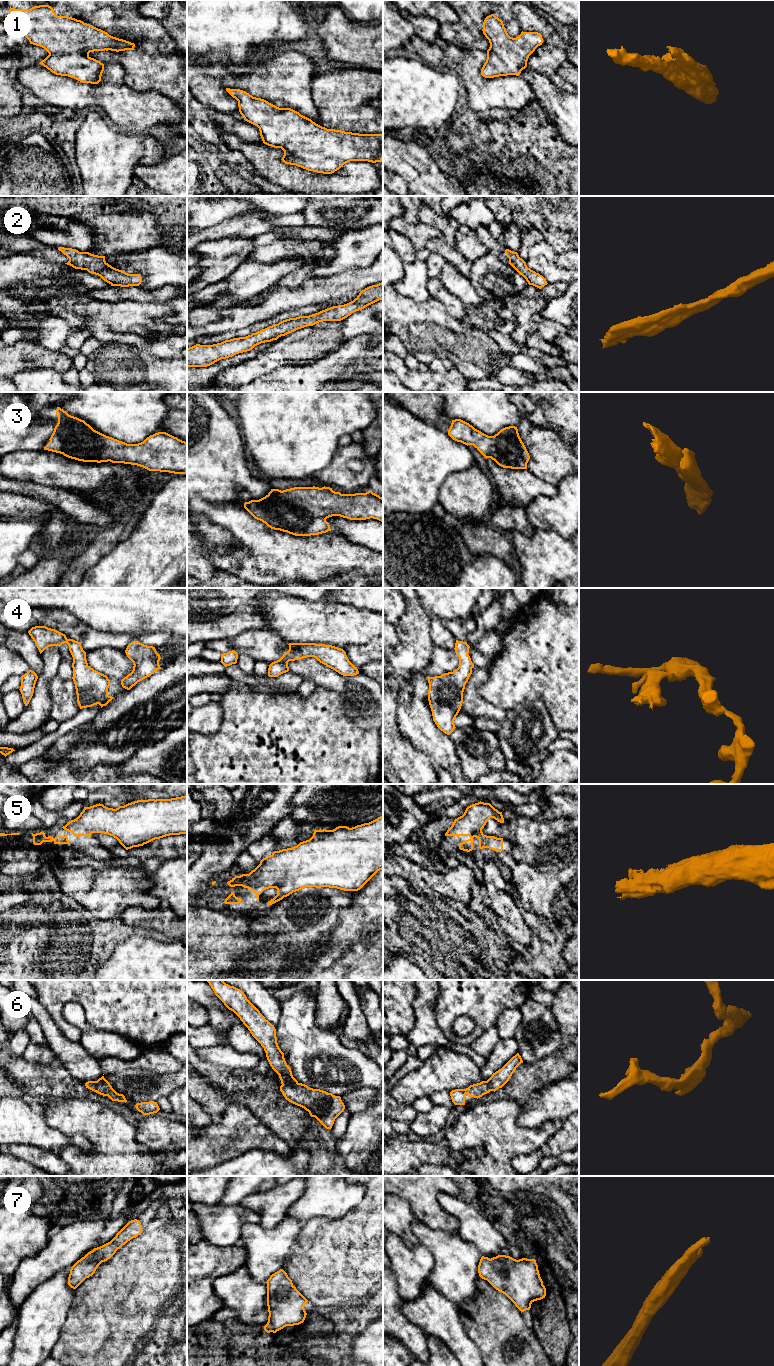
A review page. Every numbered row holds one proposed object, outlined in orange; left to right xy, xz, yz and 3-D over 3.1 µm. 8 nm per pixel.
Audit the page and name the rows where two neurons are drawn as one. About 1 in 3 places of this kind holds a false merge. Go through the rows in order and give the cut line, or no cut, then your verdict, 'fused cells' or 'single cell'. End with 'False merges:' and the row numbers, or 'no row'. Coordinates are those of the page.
1: cut none; single cell
2: cut none; single cell
3: cut none; single cell
4: cut none; single cell
5: cut none; single cell
6: cut none; single cell
7: cut none; single cell
False merges: no row

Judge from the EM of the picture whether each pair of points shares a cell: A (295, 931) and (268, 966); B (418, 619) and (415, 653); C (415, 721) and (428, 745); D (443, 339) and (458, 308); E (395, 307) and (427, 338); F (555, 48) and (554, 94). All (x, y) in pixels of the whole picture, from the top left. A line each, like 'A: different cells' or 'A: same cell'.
A: same cell
B: same cell
C: same cell
D: different cells
E: same cell
F: different cells

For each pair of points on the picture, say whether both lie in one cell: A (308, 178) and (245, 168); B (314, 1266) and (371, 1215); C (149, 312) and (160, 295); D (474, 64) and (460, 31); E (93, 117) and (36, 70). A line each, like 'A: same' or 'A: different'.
A: different
B: same
C: different
D: different
E: different

